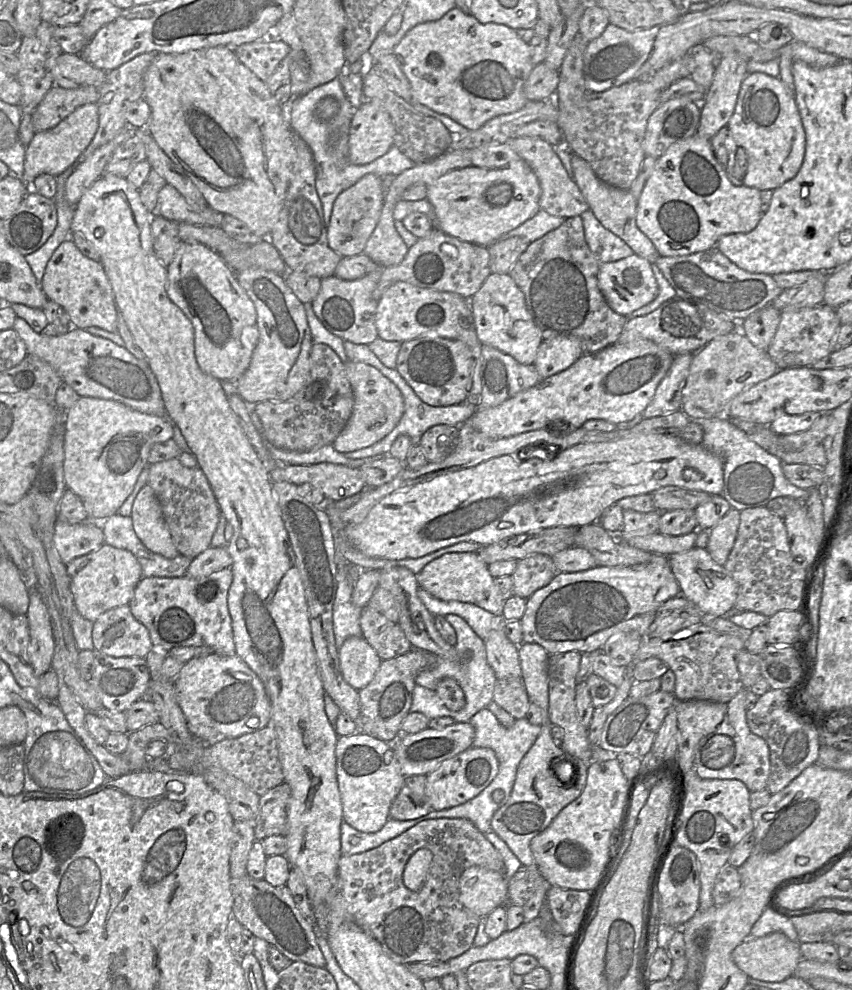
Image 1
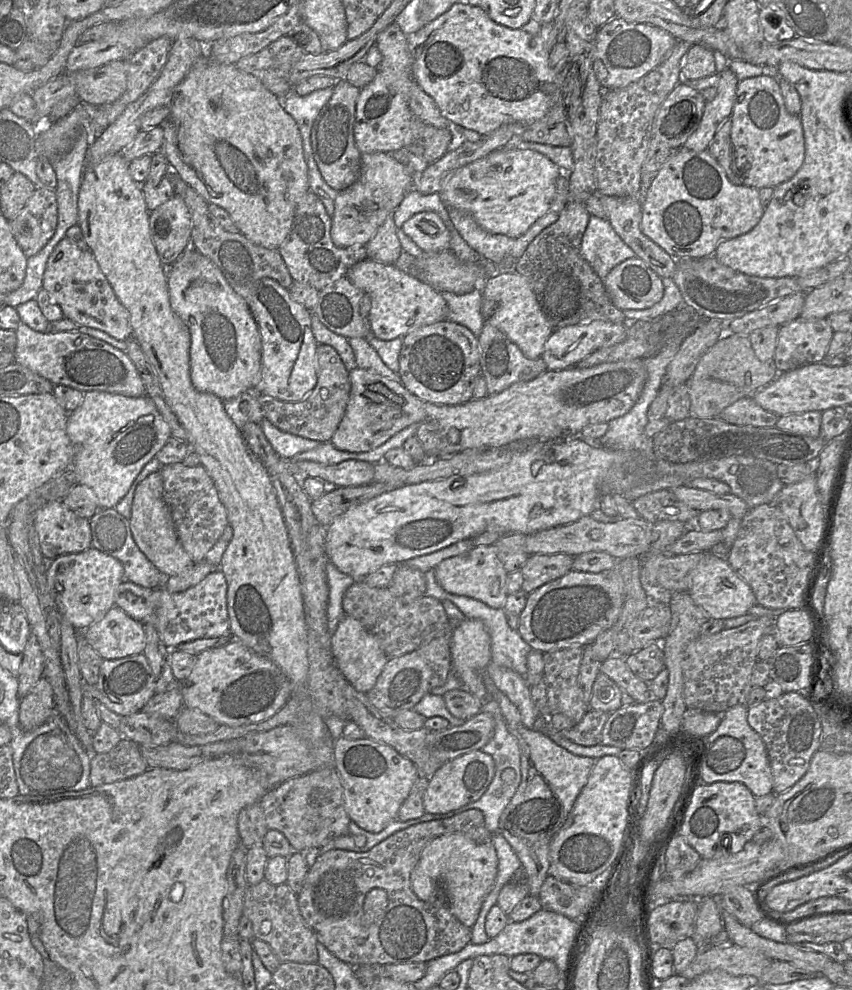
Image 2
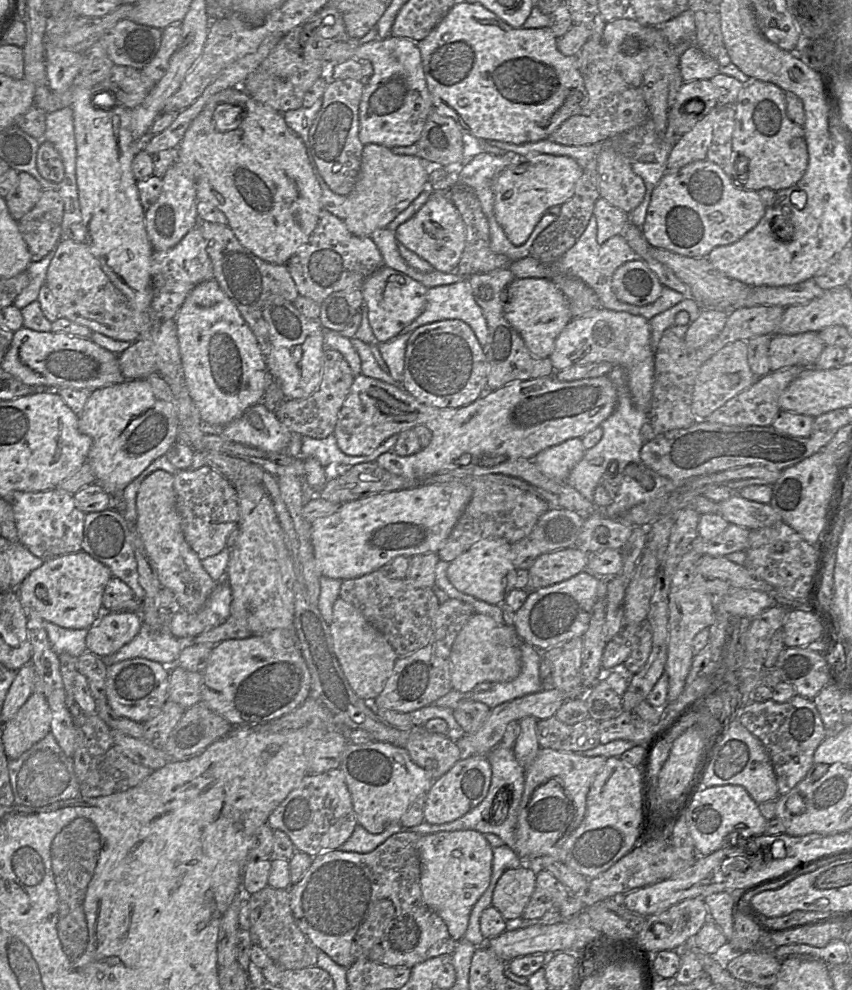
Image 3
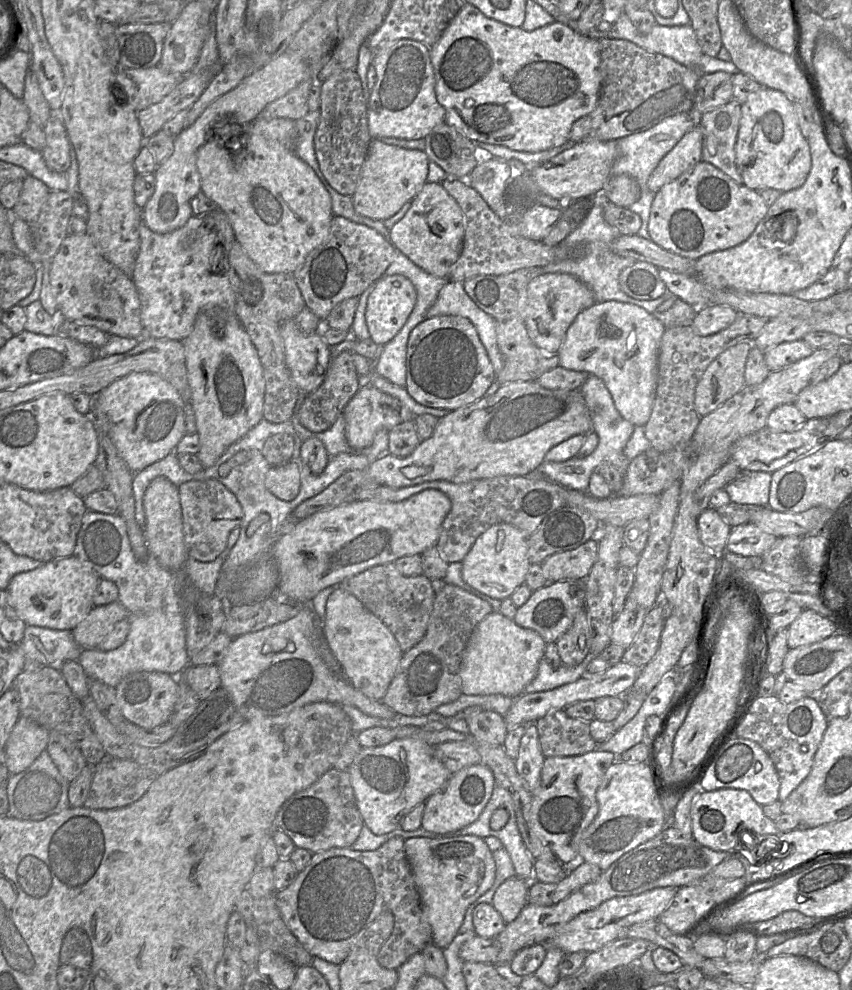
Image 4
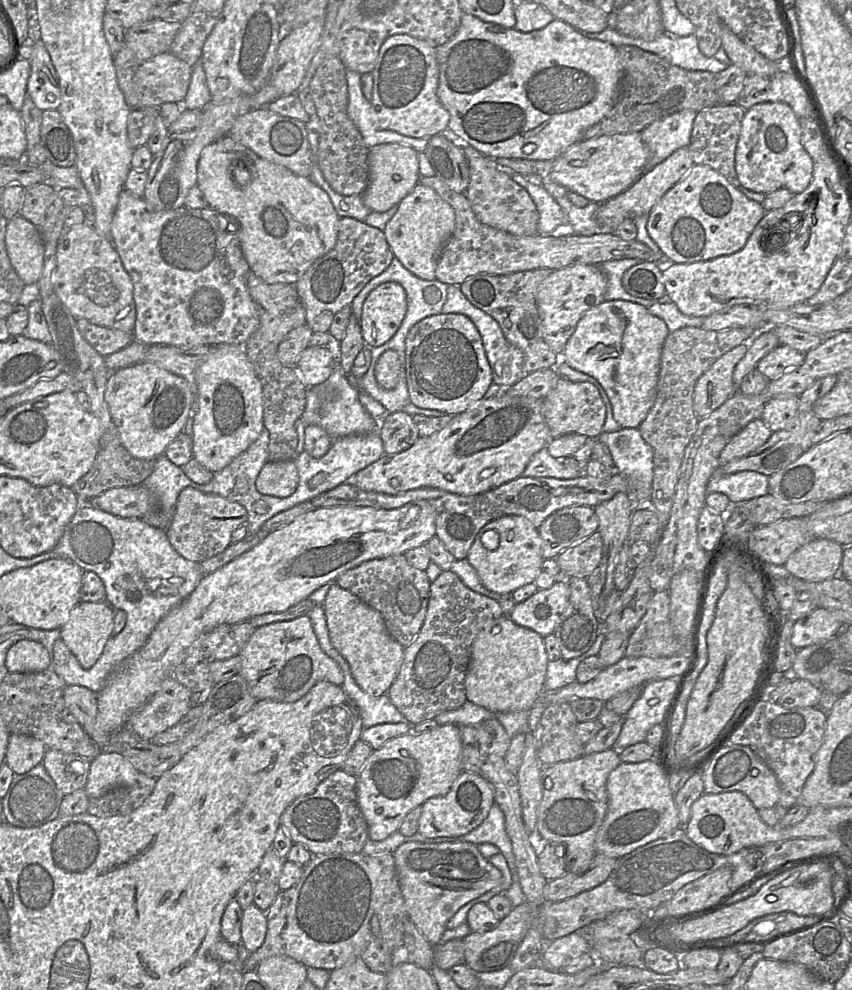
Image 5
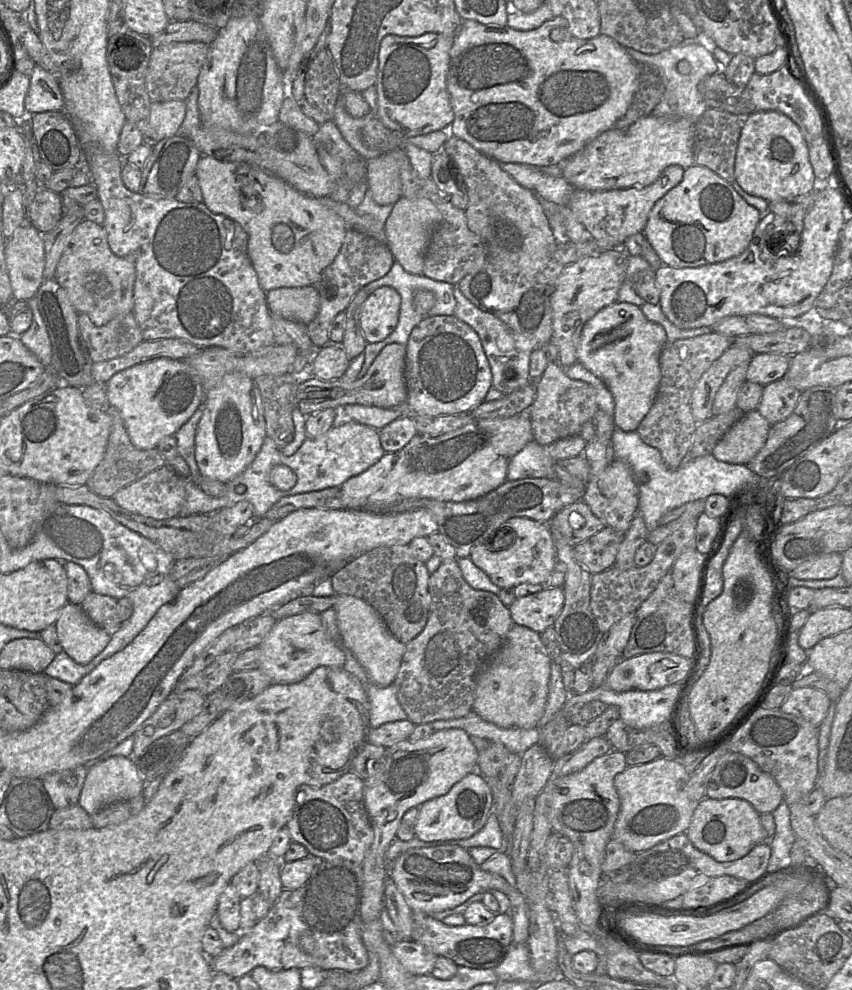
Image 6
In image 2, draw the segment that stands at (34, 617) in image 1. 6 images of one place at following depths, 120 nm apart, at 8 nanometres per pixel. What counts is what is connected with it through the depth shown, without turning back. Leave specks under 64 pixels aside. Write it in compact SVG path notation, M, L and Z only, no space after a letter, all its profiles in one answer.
M30 634L17 675L18 696L23 698L43 677L44 657L35 636Z

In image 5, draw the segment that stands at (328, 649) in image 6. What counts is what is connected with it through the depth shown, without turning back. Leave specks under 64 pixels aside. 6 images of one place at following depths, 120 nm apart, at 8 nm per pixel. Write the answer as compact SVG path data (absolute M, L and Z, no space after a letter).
M307 615L257 627L239 655L241 670L238 674L245 679L250 694L257 701L295 702L320 681L328 681L339 686L343 684L343 672L340 666L322 650L311 619Z

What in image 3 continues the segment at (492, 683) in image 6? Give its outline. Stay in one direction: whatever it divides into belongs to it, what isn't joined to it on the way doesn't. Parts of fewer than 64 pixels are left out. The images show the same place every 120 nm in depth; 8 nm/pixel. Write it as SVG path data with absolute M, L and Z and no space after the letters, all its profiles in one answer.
M475 613L456 636L450 653L453 690L467 693L482 682L509 682L521 670L521 638L514 626L498 624L485 614Z

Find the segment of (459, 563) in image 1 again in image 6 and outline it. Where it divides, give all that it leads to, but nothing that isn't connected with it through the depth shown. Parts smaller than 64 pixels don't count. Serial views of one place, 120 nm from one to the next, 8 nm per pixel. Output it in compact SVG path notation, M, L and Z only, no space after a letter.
M514 517L507 520L502 526L514 532L514 543L499 551L493 550L490 543L476 545L469 556L471 561L487 574L493 584L501 589L514 589L524 583L544 586L558 563L555 542L547 523L527 517Z

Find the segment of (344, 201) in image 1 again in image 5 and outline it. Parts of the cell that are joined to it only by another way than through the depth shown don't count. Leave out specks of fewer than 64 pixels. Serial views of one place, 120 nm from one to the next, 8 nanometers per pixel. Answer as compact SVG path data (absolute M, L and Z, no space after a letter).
M396 143L379 144L368 149L369 183L362 194L364 205L374 212L386 212L398 205L419 184L418 152Z

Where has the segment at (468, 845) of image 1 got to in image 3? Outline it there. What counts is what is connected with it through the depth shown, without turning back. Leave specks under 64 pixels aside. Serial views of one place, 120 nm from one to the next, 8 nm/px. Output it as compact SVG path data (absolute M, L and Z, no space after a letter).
M397 832L386 839L381 843L377 848L369 853L358 853L358 852L347 852L339 849L330 850L322 852L315 857L313 857L312 863L306 873L303 875L301 880L295 884L291 884L289 887L289 896L290 896L290 907L294 917L294 920L299 927L299 929L308 937L308 939L321 951L326 953L333 961L338 965L341 965L345 968L351 966L356 960L356 951L355 951L355 935L364 922L369 912L371 911L374 904L383 899L388 899L392 901L395 914L393 919L390 921L386 927L384 934L379 943L375 944L372 949L369 951L368 957L370 960L381 963L388 966L405 966L407 968L412 968L416 964L423 962L429 958L437 957L439 955L451 955L454 951L457 942L449 934L445 922L431 910L423 901L421 888L420 888L420 875L421 875L421 862L418 853L418 841L422 835L413 832Z

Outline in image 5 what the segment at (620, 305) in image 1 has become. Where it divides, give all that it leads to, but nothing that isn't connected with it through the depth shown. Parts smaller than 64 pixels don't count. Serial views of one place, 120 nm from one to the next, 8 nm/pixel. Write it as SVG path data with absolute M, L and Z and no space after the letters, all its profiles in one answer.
M643 261L628 269L623 274L622 285L637 298L658 301L665 294L662 273L655 261Z

